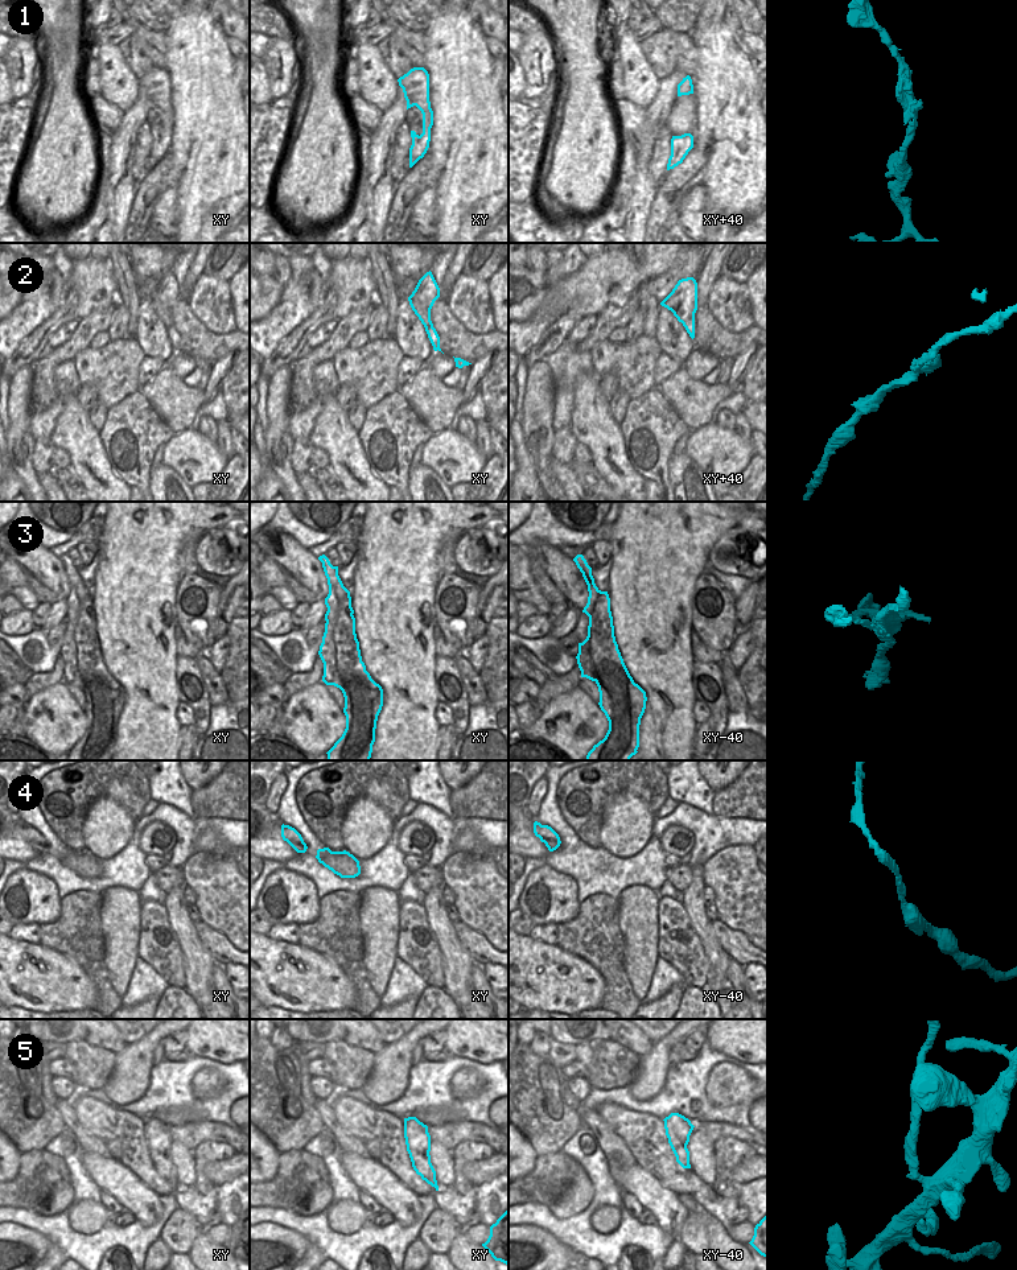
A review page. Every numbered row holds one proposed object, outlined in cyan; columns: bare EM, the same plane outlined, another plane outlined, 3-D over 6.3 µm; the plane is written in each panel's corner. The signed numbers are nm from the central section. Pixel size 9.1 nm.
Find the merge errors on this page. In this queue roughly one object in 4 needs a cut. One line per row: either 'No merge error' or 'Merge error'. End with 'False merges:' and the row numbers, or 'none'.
1: No merge error
2: No merge error
3: Merge error
4: No merge error
5: Merge error
False merges: 3, 5

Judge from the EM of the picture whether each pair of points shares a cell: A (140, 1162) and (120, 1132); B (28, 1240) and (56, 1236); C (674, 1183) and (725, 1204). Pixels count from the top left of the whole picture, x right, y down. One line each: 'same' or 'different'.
A: same
B: different
C: different

